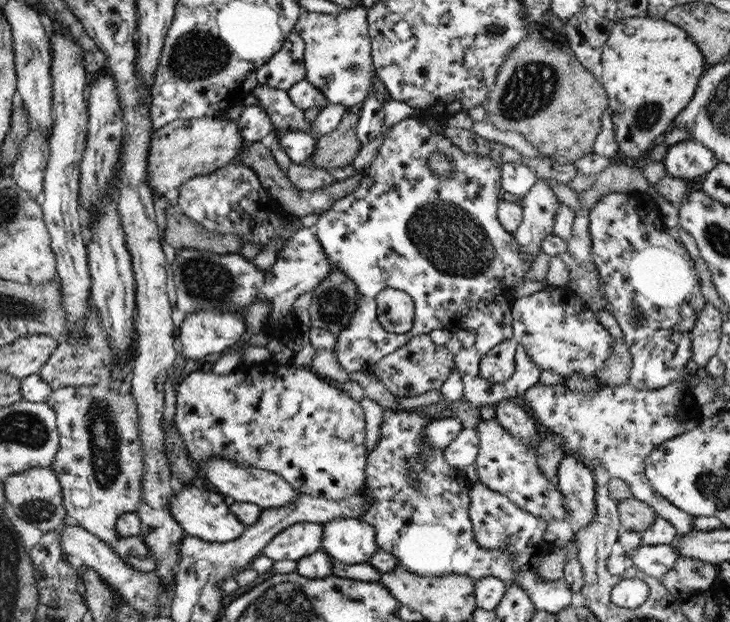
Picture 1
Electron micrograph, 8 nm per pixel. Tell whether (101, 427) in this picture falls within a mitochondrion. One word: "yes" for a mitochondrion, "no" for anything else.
yes

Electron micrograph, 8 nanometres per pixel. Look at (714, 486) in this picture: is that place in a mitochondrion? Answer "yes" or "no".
yes

